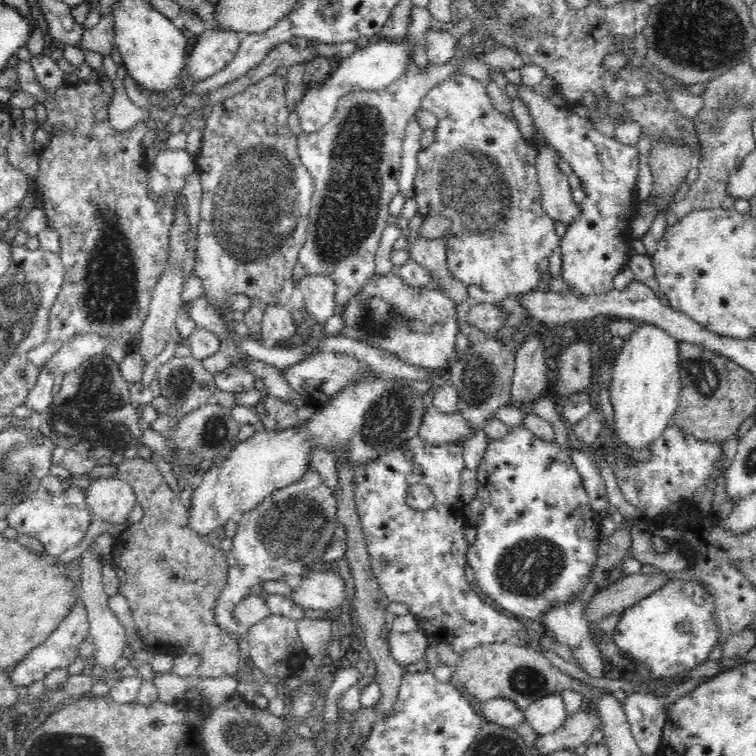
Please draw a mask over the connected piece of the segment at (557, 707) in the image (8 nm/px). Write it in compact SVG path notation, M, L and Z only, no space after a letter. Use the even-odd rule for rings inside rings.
M553 693L530 704L524 711L524 716L526 723L540 736L551 734L561 728L568 718L568 713L562 701L562 694Z

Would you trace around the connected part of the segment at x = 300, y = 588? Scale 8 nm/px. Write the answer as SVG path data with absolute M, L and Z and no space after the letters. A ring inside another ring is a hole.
M307 572L289 596L303 610L326 610L340 607L346 600L344 580L333 572Z

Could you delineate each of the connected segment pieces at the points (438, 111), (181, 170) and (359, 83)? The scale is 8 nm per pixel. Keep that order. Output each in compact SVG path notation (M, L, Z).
M458 72L457 74L452 74L448 80L444 80L440 84L436 84L434 88L431 88L430 92L427 92L426 96L422 99L421 108L425 108L428 112L432 112L438 119L438 123L435 129L434 142L426 148L422 147L416 155L418 168L413 184L413 191L415 192L413 198L418 205L418 214L423 220L430 218L430 216L442 216L450 219L450 230L441 238L448 243L446 257L450 272L452 272L452 275L466 287L470 285L482 287L490 301L504 309L504 313L506 313L506 317L508 317L506 326L512 326L514 330L518 330L518 326L524 318L532 319L532 316L529 316L528 312L525 312L521 304L519 304L520 298L522 298L522 294L528 294L528 292L538 290L538 284L542 278L542 273L539 270L538 264L545 258L550 258L550 256L557 251L560 240L555 232L553 218L547 216L542 206L541 188L537 177L537 148L535 148L535 143L533 141L526 143L526 141L522 139L514 117L504 116L493 107L491 98L487 93L487 85L484 81L478 81L463 73Z
M161 147L153 162L155 167L168 178L176 176L188 176L198 171L196 156L184 150L172 150L168 147Z
M404 38L402 42L372 39L364 48L356 50L346 58L335 61L331 65L329 77L304 93L301 101L297 104L297 114L302 130L306 133L318 132L325 124L328 124L334 118L338 100L342 96L346 96L348 92L358 92L358 90L375 92L392 84L395 80L401 79L406 74L412 58L413 48L409 46L407 38Z

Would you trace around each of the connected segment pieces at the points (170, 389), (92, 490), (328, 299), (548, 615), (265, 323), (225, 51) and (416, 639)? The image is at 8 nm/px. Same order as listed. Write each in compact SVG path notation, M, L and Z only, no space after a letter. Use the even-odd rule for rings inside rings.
M188 356L186 358L173 358L165 363L158 372L161 395L170 401L170 424L173 427L179 418L213 401L215 385L214 375L206 368L202 361Z
M117 476L95 477L85 490L85 496L93 519L112 524L124 523L138 504L132 486Z
M307 274L296 282L305 301L307 314L314 326L321 326L334 314L336 303L336 283L334 279L322 275Z
M576 597L569 603L556 603L543 614L543 622L556 640L571 647L573 656L581 668L592 678L605 676L605 662L596 646L594 634L590 635L590 623L582 615L584 606L582 597Z
M267 305L264 306L263 311L263 319L259 330L263 340L286 342L286 340L292 338L294 332L296 332L296 323L294 323L287 307Z
M207 28L198 35L192 52L186 58L189 75L196 82L222 72L240 48L242 35L236 31Z
M391 629L387 637L392 656L406 670L422 666L428 649L428 637L422 630L401 633Z

